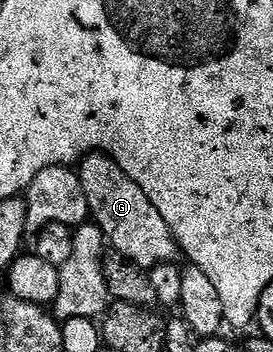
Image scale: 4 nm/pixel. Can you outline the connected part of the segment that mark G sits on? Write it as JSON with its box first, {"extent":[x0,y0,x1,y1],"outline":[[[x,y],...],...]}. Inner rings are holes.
{"extent":[76,152,179,272],"outline":[[[91,152],[81,159],[76,173],[82,181],[93,225],[102,229],[102,237],[114,245],[115,255],[127,258],[147,272],[162,263],[173,263],[179,253],[178,243],[170,235],[164,218],[156,212],[144,192],[120,167],[102,152]]]}

